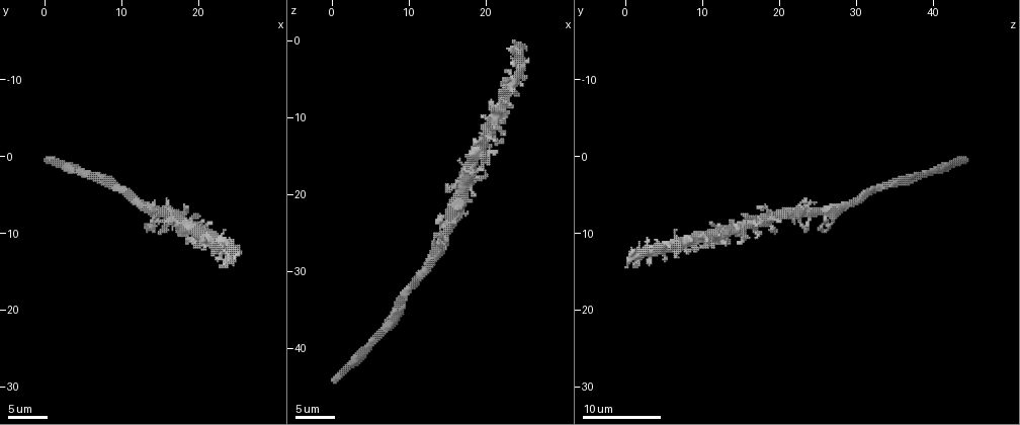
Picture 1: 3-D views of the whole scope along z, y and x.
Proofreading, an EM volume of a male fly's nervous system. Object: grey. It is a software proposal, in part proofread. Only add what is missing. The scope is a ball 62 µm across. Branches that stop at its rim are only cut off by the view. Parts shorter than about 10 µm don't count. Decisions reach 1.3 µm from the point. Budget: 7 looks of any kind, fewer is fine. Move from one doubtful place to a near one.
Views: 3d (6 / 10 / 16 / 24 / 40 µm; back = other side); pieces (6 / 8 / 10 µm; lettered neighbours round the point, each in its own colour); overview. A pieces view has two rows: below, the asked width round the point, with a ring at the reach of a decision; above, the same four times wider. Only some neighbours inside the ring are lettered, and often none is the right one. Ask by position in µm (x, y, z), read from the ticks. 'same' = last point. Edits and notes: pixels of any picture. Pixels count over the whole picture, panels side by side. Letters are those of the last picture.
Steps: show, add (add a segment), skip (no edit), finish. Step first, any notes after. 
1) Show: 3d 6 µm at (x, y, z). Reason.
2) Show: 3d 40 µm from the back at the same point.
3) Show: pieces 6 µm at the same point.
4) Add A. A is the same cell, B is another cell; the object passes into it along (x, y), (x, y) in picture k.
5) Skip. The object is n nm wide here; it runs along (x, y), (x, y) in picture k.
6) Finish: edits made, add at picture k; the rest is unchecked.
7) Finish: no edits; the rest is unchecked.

Show: pieces 6 µm at (15.2, 9.8, 19.2). Free end.

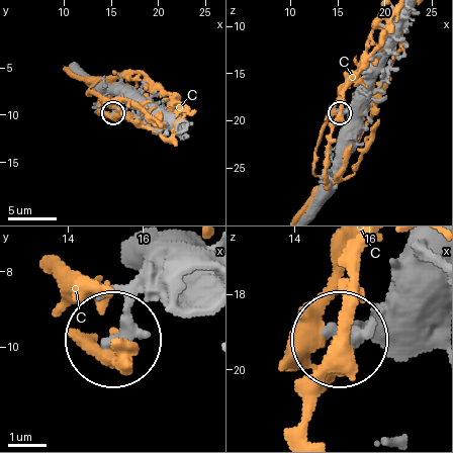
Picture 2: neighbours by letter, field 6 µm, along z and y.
Skip. C is another cell; no lettered segment goes on from it.

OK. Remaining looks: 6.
Show: pieces 8 µm at (15.8, 9.0, 23.6). Branch stops here.

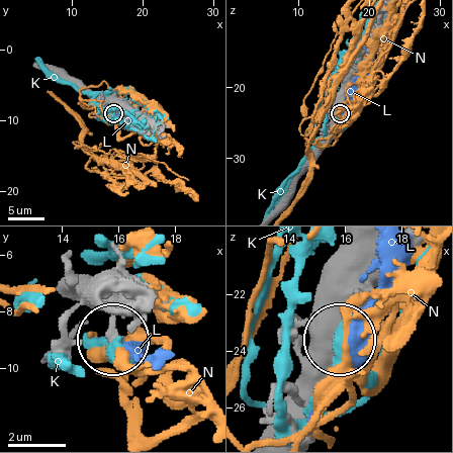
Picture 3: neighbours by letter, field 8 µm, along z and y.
Skip. The object is 280 nm wide here; K, L and N are other cells; none of them fits.

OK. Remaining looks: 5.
Show: pieces 6 µm at (21.2, 11.6, 12.8). An open end.

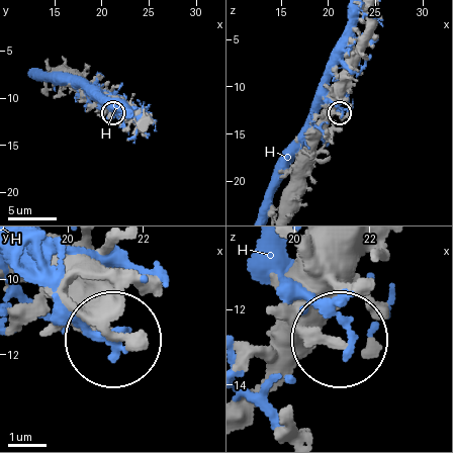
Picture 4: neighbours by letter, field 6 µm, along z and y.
Skip. The object is 230 nm wide here; H is another cell; it runs along (283, 349), (338, 339) in picture 4; no lettered segment goes on from it.

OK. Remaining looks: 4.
Show: pieces 10 µm at (19.8, 7.8, 15.2). Branch stops here.

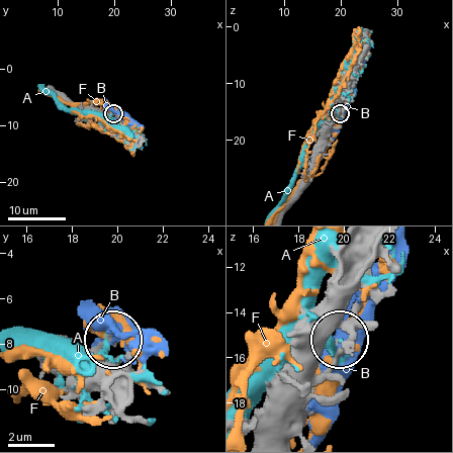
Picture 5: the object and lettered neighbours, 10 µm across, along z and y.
Skip. A, B and F are other cells; none of them fits.

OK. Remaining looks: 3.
Finish: no edits; the rest is unchecked.

